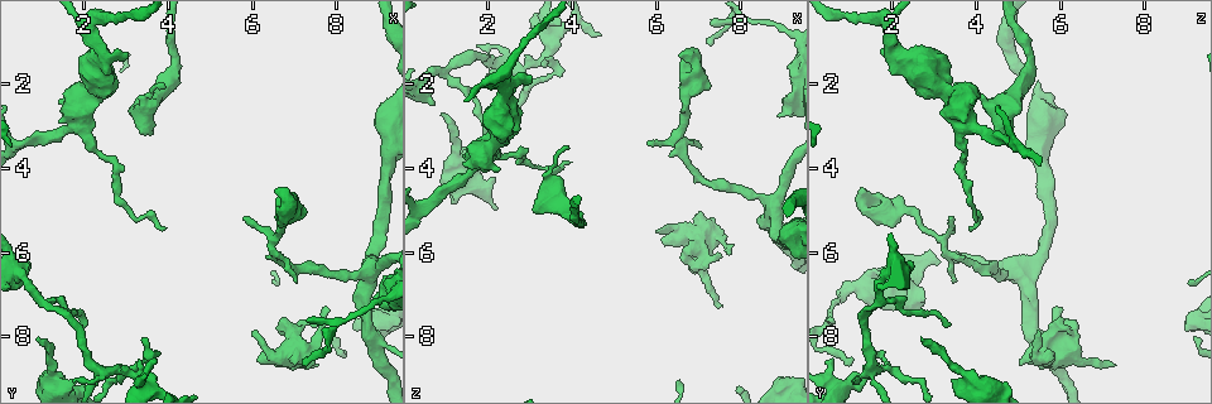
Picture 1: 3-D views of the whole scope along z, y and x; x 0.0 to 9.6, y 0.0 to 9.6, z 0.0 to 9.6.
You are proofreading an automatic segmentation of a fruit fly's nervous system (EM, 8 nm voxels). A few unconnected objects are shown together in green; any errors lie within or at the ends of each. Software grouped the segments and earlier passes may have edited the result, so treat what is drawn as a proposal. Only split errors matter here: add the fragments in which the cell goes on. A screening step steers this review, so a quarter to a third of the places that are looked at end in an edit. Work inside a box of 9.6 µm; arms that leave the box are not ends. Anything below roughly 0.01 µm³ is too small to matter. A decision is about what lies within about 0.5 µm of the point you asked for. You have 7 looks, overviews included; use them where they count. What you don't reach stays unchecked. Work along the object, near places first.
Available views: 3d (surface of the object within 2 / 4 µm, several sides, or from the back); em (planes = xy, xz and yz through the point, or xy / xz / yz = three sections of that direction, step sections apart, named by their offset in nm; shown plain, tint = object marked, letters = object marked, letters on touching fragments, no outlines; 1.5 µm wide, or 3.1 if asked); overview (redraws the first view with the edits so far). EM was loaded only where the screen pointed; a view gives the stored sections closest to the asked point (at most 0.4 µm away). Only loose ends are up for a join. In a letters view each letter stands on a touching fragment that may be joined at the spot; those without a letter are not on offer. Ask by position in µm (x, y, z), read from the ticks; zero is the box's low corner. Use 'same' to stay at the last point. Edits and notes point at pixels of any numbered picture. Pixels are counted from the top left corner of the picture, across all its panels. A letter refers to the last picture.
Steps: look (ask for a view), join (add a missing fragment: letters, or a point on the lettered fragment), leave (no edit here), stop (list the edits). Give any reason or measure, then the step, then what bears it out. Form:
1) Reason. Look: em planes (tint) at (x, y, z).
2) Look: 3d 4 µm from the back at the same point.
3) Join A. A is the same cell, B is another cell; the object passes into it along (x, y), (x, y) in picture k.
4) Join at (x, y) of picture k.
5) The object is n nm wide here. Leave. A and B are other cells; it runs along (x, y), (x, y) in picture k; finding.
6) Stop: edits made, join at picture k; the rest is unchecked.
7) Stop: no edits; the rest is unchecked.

Free end. Look: 3d 2 µm at (5.80, 5.20, 3.45).

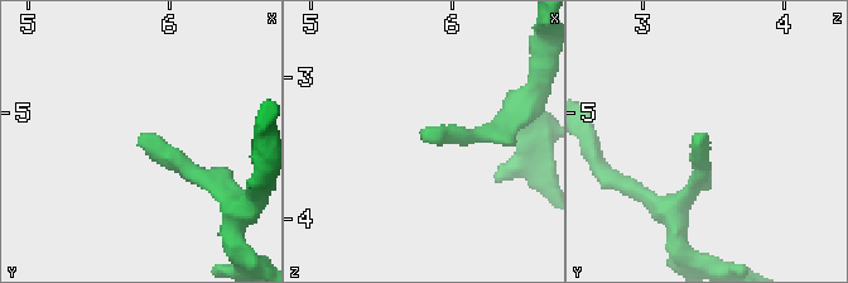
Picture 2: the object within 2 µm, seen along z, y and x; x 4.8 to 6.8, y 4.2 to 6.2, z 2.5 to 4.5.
Shape alone is not enough. Look: em planes (letters) at (5.80, 5.16, 3.44).

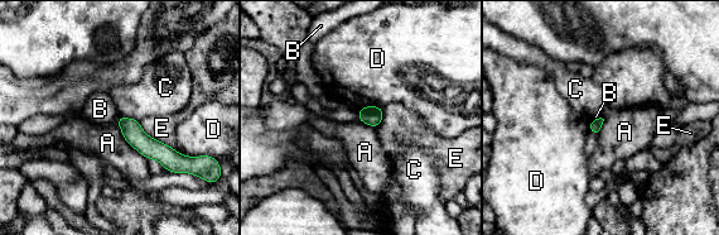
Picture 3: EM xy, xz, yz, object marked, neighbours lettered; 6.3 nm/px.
Leave. A, B, C, D and E are other cells; it runs along (120, 121), (148, 147), (183, 161) in picture 3; none of them fits.

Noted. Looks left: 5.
An open end. Look: em planes (letters) at (6.60, 4.55, 1.35).

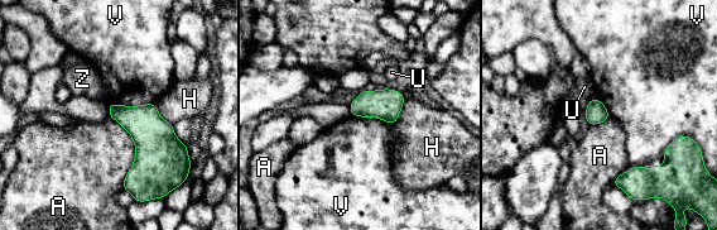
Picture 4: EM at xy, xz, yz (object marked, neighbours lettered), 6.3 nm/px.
Leave. A, H, U, V and Z are other cells; a border runs along (154, 101), (136, 105), (109, 104) in picture 4; no lettered fragment goes on from it.

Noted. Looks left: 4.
Tapers out. Look: 3d 4 µm at (7.00, 6.70, 3.50).

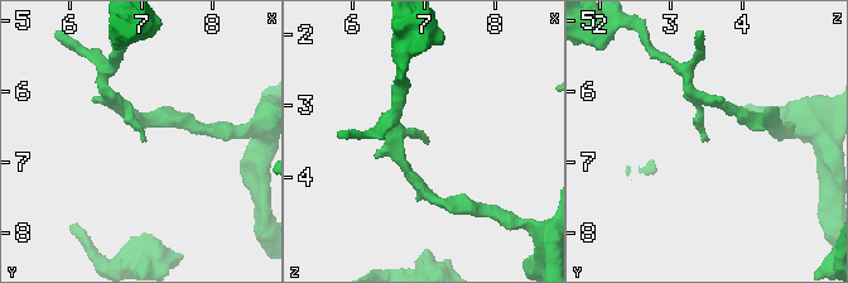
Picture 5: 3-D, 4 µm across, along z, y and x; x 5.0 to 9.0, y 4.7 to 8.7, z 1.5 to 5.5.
Need the tissue. Look: em xz step 8 (letters) at (7.00, 6.70, 3.50).

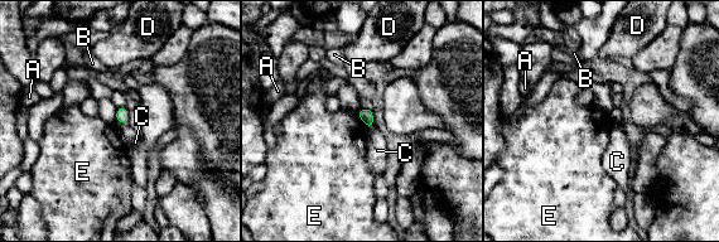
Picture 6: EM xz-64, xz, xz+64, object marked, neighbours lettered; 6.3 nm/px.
The longest contact is with E, 130 nm. Leave. A, B, C, D and E are other cells; a border runs along (356, 114), (367, 129) in picture 6; none of them fits.

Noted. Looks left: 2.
Stop: no edits; the rest is unchecked.

